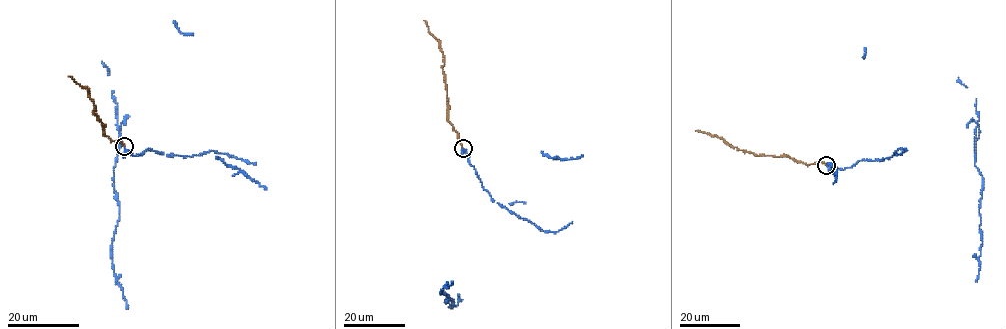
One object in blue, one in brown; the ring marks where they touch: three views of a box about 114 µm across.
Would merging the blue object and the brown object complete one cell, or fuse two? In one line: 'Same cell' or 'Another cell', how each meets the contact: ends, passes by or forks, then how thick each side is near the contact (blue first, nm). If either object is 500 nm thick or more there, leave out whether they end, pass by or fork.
Same cell. At the ring blue ends. At the ring brown ends. Thickness 170 nm (blue) against 170 nm

